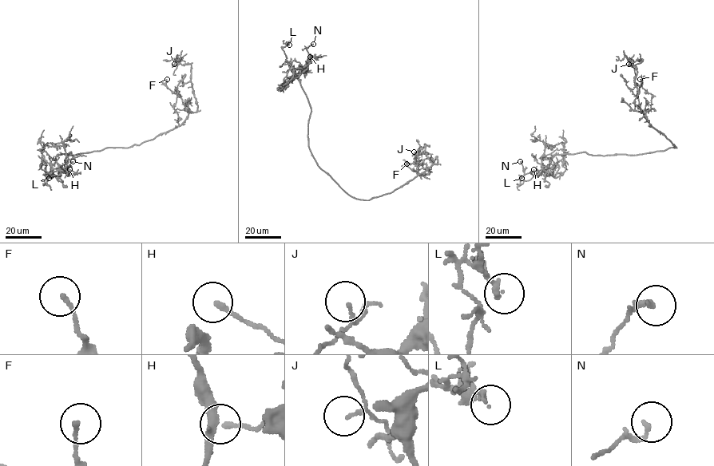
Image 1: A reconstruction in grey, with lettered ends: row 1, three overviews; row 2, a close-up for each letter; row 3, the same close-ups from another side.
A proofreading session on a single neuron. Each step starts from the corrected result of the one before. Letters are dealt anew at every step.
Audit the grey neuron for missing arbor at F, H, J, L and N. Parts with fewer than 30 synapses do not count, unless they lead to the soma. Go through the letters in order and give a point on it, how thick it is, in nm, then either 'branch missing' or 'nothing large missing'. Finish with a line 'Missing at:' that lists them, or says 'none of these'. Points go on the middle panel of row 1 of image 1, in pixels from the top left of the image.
F: at (406, 163); 140 nm thick; nothing large missing
H: at (310, 57); 120 nm thick; nothing large missing
J: at (414, 152); 80 nm thick; nothing large missing
L: at (289, 45); 110 nm thick; nothing large missing
N: at (313, 44); 170 nm thick; nothing large missing
Missing at: none of these

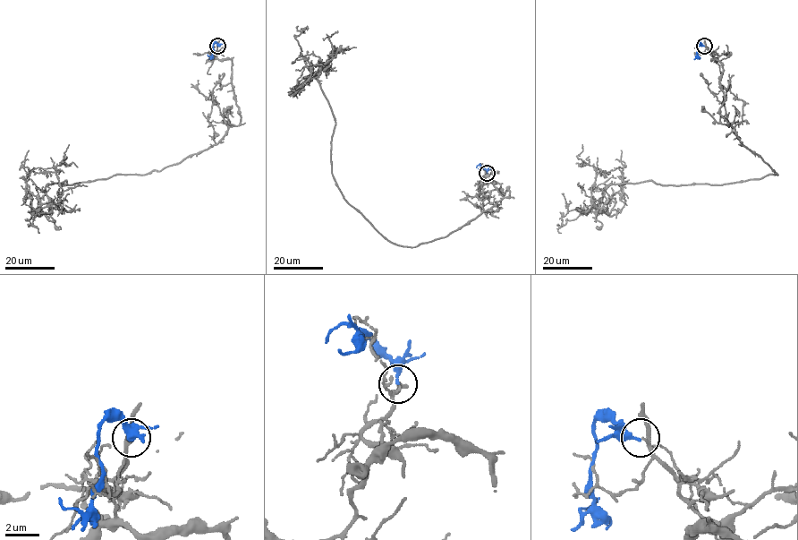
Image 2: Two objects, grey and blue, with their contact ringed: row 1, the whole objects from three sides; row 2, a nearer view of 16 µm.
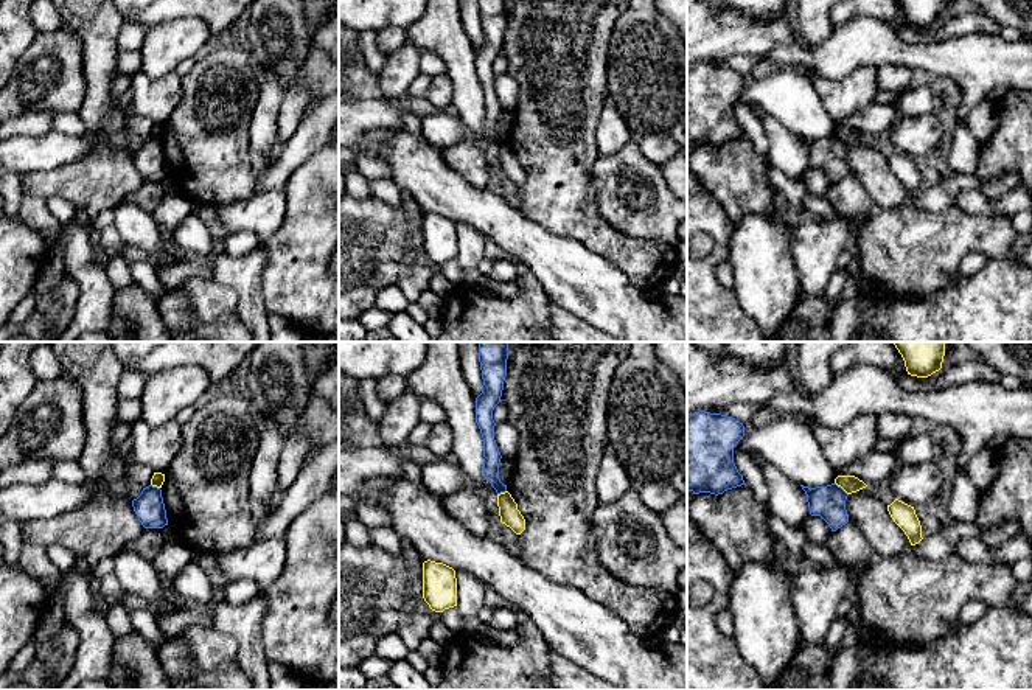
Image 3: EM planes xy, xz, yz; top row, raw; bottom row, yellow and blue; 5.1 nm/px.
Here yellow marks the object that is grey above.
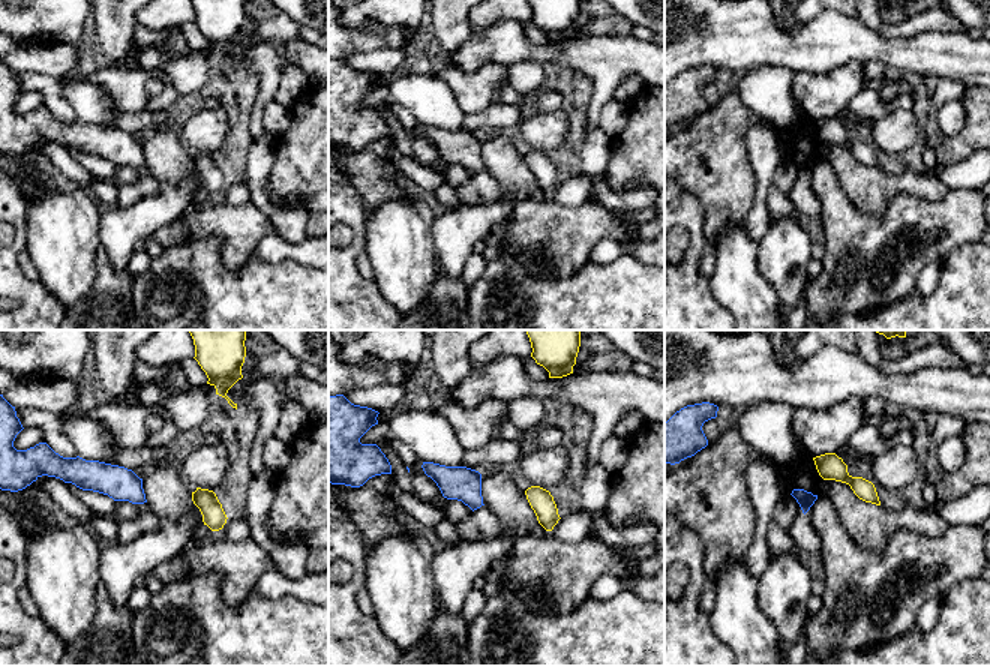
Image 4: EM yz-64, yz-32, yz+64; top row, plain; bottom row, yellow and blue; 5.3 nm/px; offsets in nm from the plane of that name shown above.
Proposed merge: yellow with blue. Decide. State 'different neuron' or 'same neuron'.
different neuron

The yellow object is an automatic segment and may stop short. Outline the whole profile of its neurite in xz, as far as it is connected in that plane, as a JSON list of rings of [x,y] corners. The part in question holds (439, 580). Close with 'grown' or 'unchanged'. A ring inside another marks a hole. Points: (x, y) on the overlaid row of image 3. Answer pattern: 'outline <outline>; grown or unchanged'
outline [[[423,563],[423,598],[435,612],[457,606],[455,570],[443,563]]]; unchanged

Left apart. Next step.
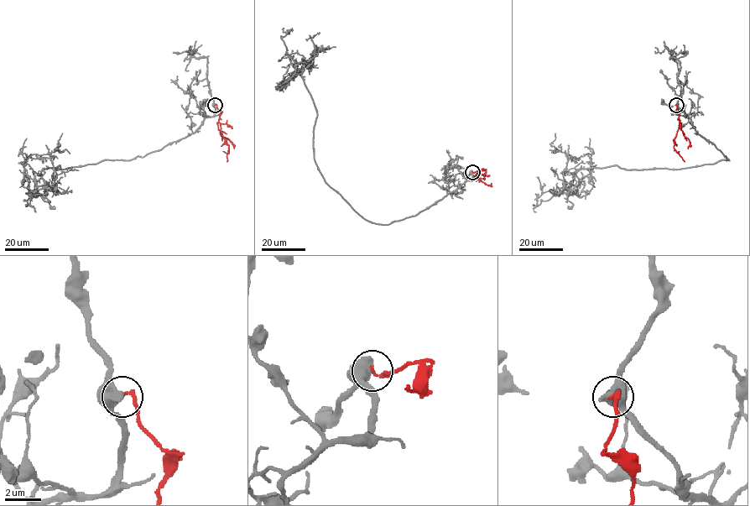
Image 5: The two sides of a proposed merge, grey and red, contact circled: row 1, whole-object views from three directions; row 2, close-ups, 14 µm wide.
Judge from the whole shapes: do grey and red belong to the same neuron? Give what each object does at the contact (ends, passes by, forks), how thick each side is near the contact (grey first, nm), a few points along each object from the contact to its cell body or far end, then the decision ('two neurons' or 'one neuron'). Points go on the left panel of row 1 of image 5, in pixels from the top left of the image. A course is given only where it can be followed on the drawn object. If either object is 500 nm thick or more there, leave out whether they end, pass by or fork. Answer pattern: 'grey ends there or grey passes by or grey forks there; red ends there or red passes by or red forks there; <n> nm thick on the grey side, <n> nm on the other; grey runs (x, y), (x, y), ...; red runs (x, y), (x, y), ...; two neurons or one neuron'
550 nm thick on the grey side, 240 nm on the other; grey runs (215, 104), (215, 114), (194, 133), (143, 156), (44, 169), (48, 190), (55, 174), (50, 153), (62, 133); red runs (215, 104), (221, 112), (218, 122), (228, 145), (226, 161); two neurons

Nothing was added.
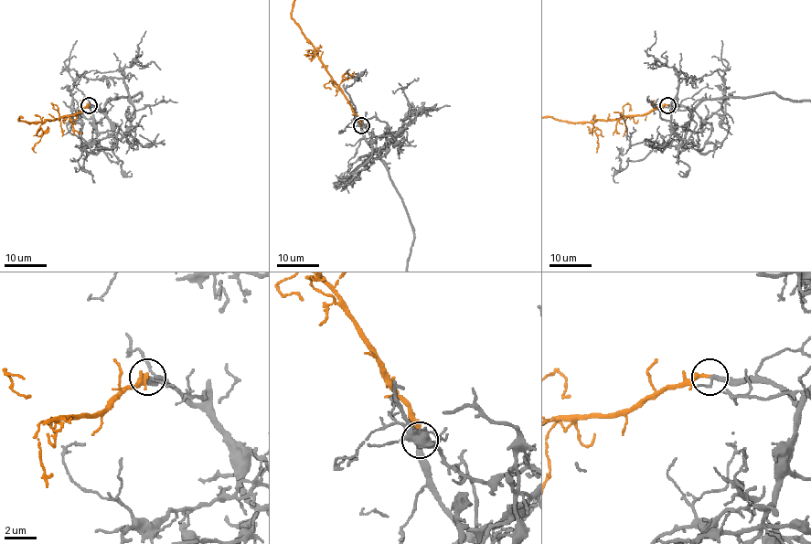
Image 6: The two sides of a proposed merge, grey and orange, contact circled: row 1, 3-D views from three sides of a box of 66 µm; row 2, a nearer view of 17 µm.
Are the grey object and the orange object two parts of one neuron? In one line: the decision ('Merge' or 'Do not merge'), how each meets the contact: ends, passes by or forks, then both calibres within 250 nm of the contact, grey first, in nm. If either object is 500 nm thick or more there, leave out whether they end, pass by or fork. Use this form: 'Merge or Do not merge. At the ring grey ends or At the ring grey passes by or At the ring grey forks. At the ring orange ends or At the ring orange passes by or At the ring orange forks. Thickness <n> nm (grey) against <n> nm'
Merge. At the ring grey passes by. At the ring orange ends. Thickness 240 nm (grey) against 240 nm

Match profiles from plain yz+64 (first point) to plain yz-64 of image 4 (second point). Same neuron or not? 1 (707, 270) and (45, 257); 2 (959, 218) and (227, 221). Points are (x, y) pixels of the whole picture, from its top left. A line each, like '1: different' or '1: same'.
1: different
2: same

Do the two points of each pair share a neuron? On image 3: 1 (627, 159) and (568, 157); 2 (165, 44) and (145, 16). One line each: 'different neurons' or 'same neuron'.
1: different neurons
2: different neurons

